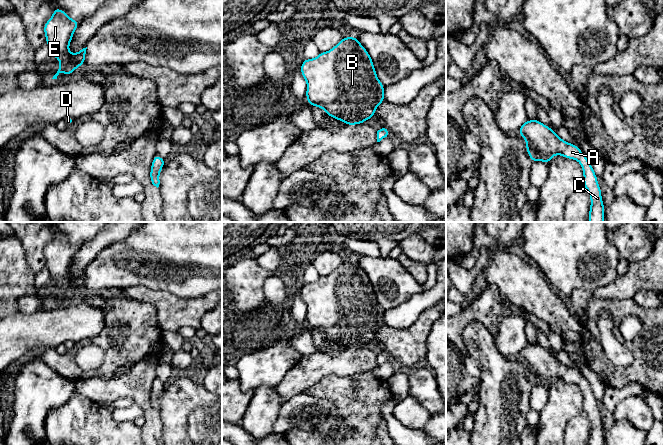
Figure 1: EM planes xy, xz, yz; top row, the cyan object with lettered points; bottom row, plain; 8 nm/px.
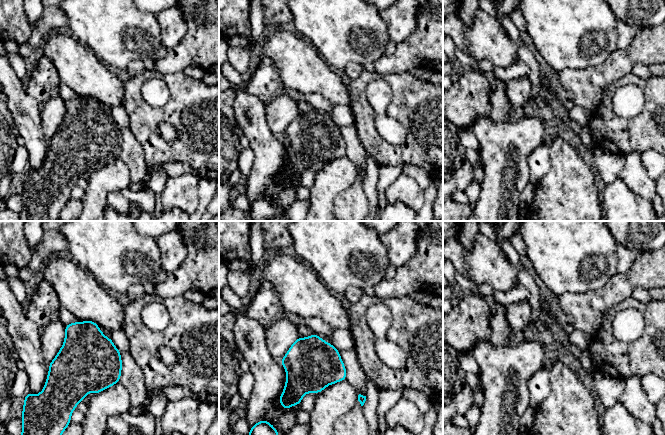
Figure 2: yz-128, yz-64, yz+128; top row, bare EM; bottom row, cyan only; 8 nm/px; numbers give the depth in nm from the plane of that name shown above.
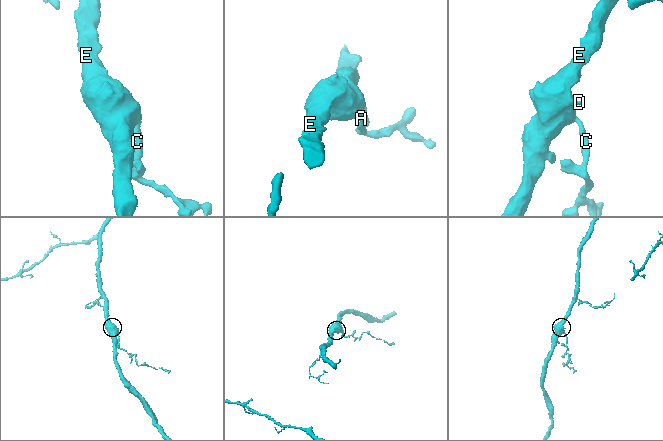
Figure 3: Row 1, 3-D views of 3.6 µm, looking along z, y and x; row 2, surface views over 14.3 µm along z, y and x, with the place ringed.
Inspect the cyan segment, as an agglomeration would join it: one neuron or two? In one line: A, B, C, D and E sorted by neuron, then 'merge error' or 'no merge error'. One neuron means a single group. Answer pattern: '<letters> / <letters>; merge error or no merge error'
A B C D E; no merge error

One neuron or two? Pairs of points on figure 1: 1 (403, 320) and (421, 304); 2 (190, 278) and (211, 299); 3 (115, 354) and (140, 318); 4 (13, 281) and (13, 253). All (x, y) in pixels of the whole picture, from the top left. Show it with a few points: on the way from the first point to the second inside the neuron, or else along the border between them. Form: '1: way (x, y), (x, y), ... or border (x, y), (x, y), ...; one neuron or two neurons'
1: way (407, 316), (417, 306); one neuron
2: border (211, 291), (197, 297), (183, 298); two neurons
3: way (120, 345), (131, 327); one neuron
4: way (13, 274), (13, 260); one neuron

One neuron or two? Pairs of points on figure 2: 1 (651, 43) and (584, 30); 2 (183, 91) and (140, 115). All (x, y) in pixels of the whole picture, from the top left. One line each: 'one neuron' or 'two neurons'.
1: two neurons
2: one neuron

